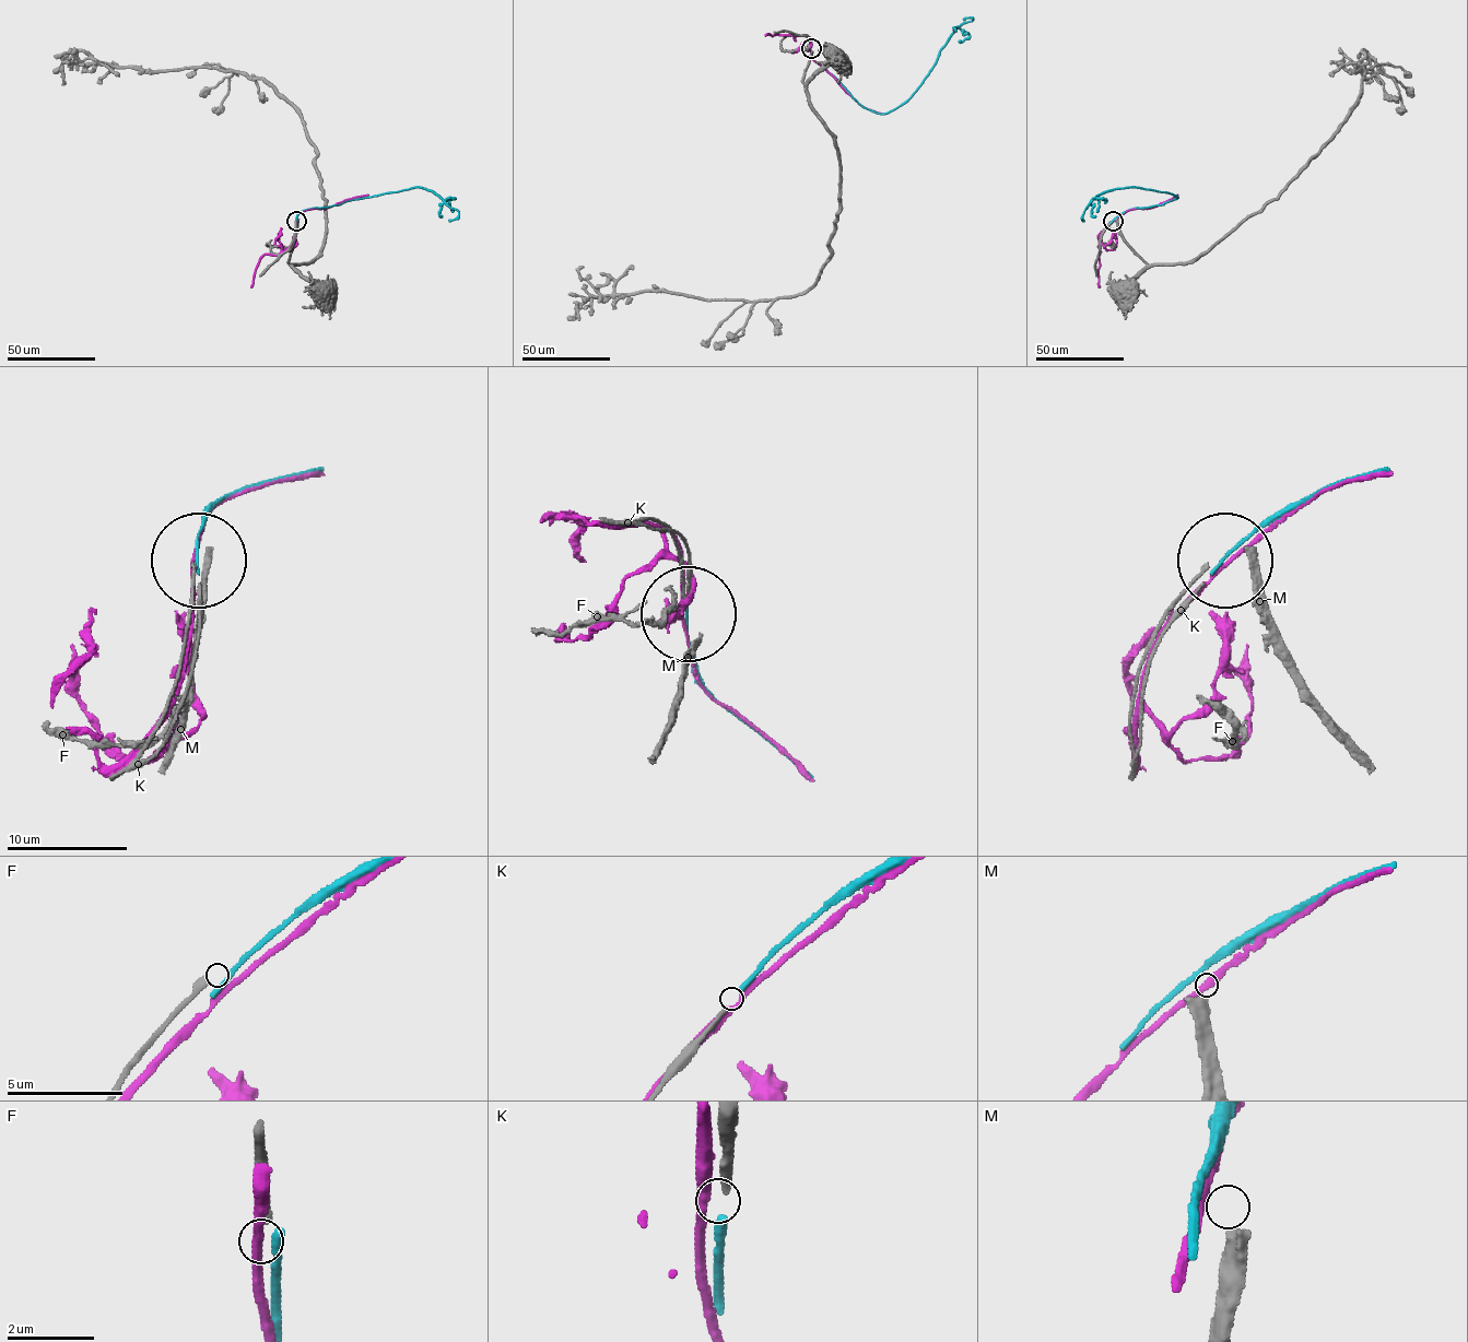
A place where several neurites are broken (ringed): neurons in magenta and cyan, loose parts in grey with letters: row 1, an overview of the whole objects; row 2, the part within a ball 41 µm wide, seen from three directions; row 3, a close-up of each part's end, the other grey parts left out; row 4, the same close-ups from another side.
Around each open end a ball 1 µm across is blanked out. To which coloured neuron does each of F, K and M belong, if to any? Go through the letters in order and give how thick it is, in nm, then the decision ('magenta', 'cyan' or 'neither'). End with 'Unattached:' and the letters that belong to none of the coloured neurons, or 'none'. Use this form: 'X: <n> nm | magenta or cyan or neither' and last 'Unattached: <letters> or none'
F: 240 nm | neither
K: 180 nm | cyan
M: 500 nm | neither
Unattached: F, M

